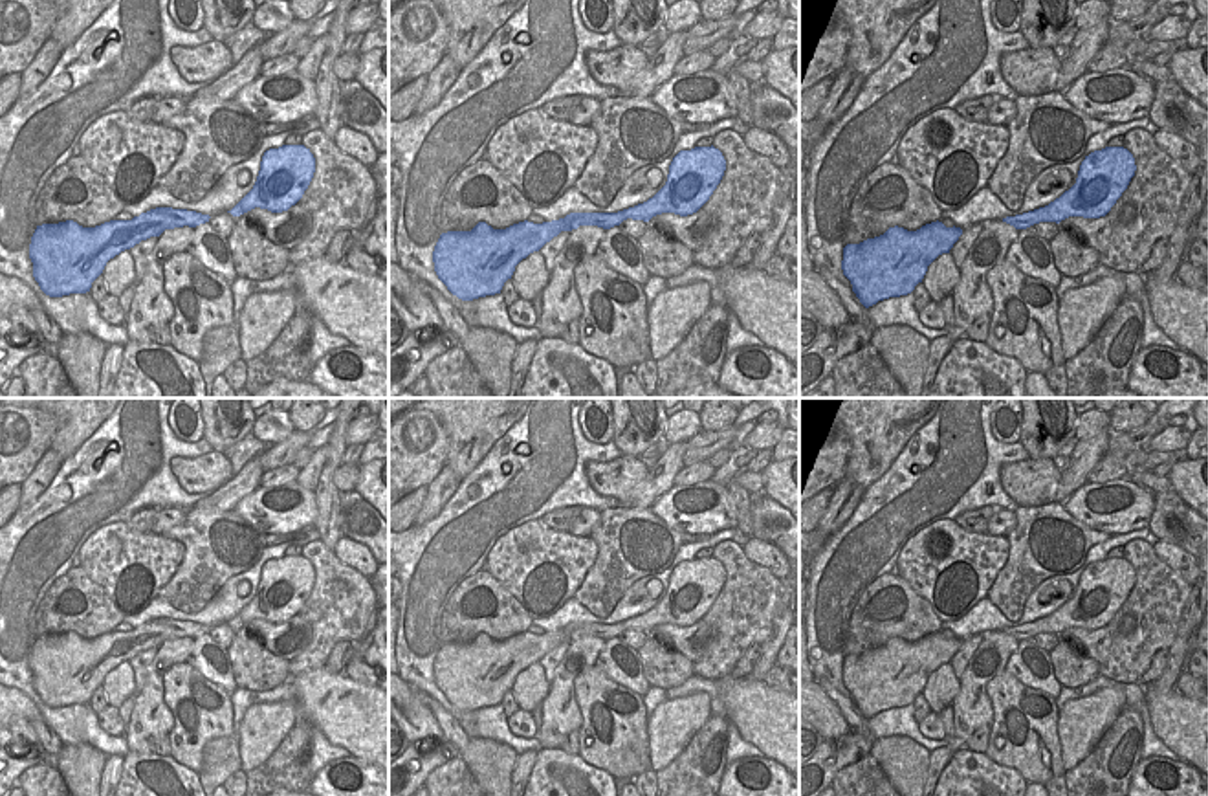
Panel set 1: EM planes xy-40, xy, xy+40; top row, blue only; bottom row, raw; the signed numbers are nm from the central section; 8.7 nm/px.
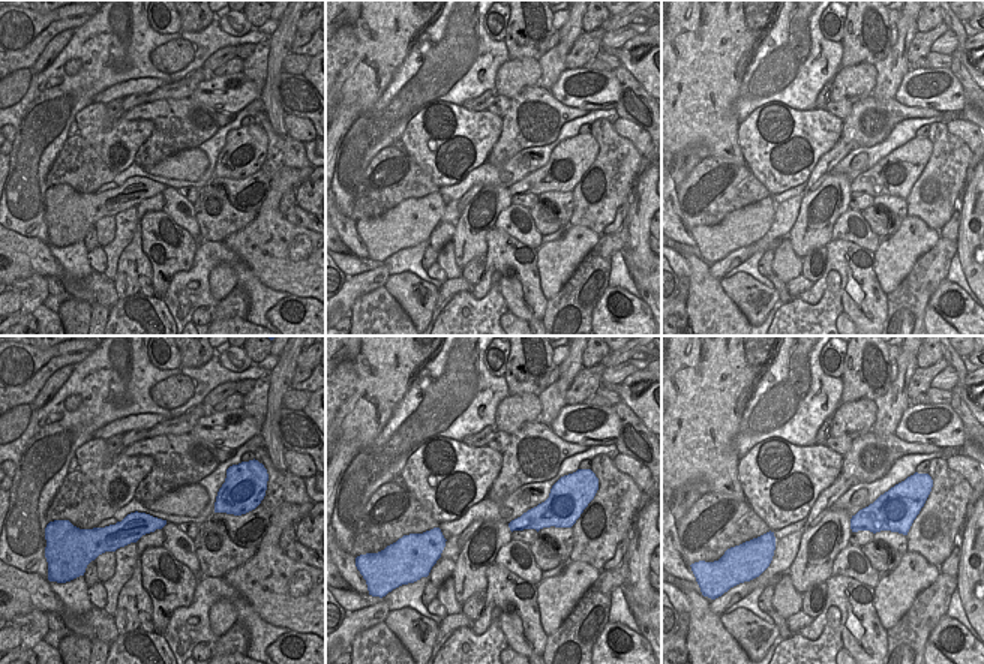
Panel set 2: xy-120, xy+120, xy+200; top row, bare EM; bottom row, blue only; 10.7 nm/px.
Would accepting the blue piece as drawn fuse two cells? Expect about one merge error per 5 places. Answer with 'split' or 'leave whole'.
leave whole

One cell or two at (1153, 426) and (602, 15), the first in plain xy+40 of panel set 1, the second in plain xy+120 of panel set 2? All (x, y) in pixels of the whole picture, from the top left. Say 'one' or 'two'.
two

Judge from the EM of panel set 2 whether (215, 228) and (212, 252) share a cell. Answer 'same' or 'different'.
different

